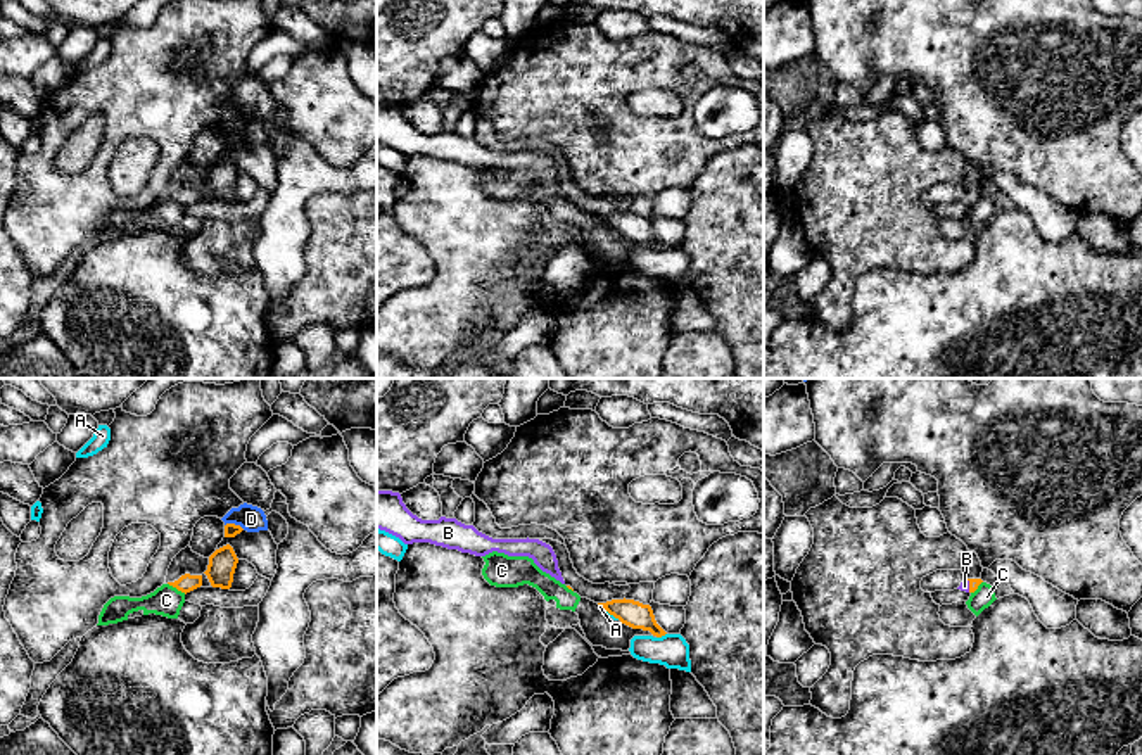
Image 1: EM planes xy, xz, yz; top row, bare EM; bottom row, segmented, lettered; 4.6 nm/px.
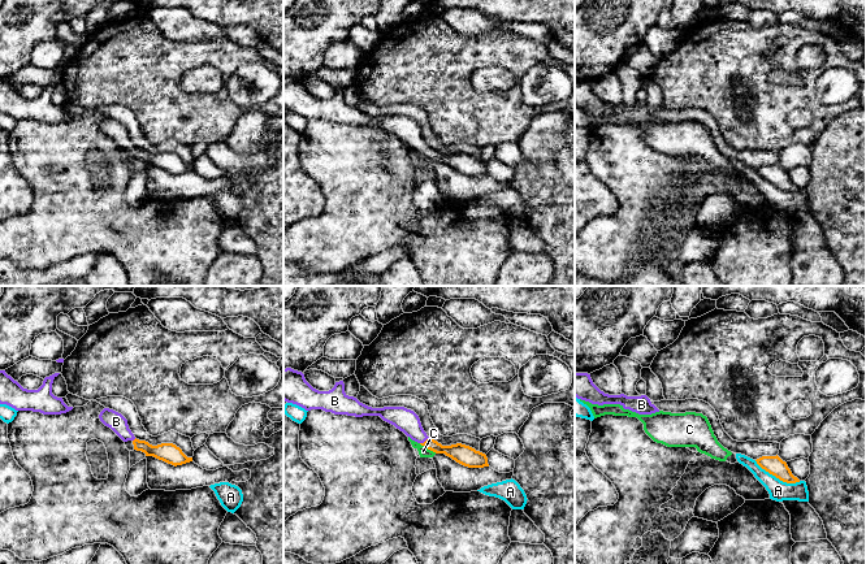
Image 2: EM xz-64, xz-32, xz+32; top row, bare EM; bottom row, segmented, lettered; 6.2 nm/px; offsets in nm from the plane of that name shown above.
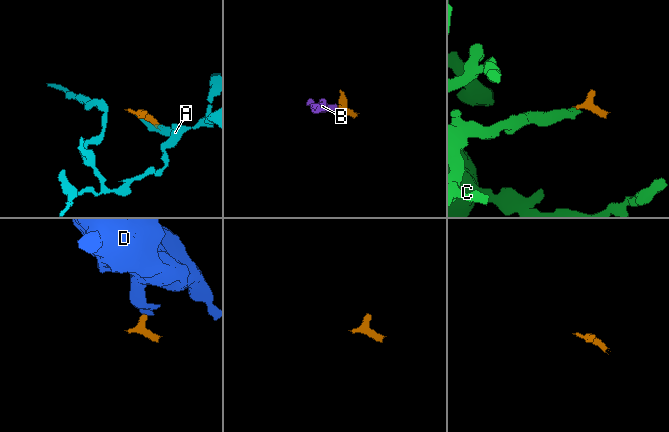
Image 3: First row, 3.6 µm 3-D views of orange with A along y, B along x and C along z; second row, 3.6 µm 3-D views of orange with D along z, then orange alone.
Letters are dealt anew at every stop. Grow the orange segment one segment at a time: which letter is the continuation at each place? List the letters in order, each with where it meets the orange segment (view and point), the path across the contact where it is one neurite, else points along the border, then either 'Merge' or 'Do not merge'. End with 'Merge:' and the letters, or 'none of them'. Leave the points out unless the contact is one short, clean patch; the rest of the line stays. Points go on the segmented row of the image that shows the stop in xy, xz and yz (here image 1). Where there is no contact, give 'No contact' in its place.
A: Touches orange at xz (660, 636). Boundary: xz (666, 633), (657, 638). Do not merge
B: Touches orange at yz (970, 586). Path across: yz (973, 583), (970, 586), (964, 586). Merge
C: Touches orange at xy (177, 588). Boundary: xy (168, 583), (185, 593). Do not merge
D: Touches orange at xy (234, 524). Boundary: xy (225, 524), (239, 524), (244, 529). Do not merge
Merge: B

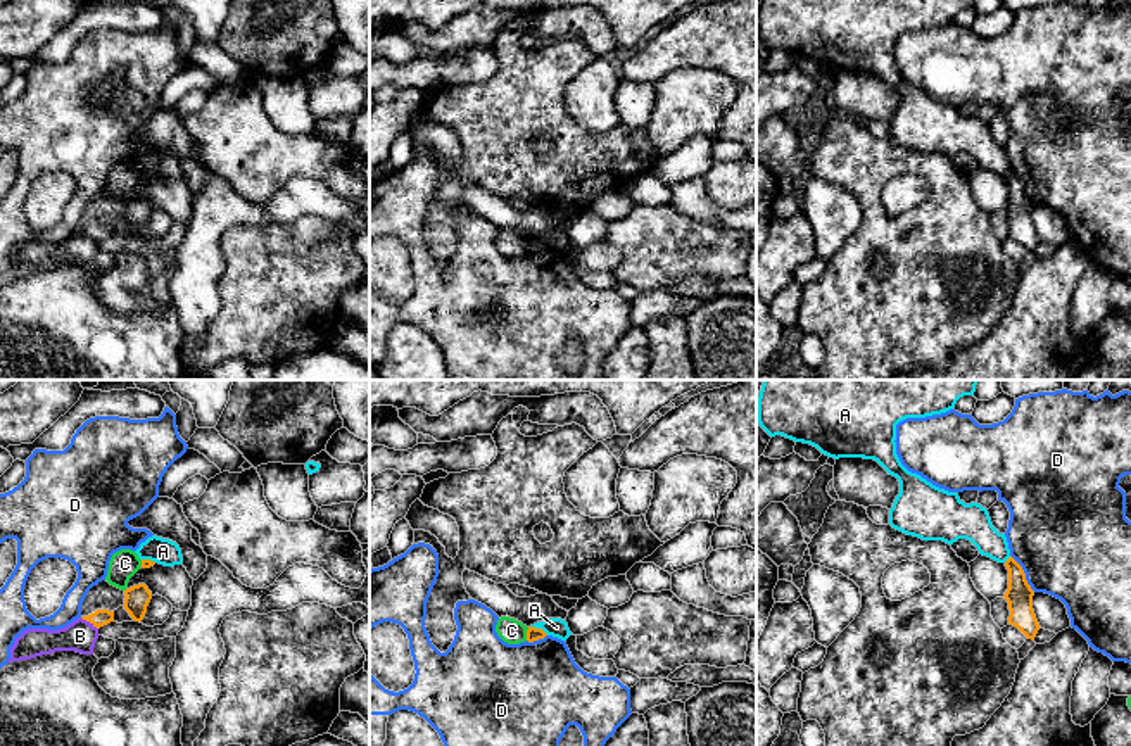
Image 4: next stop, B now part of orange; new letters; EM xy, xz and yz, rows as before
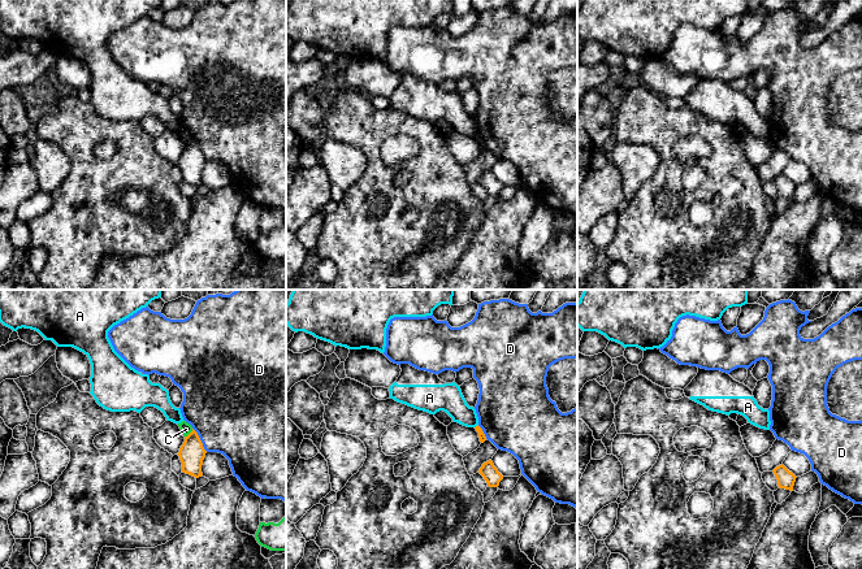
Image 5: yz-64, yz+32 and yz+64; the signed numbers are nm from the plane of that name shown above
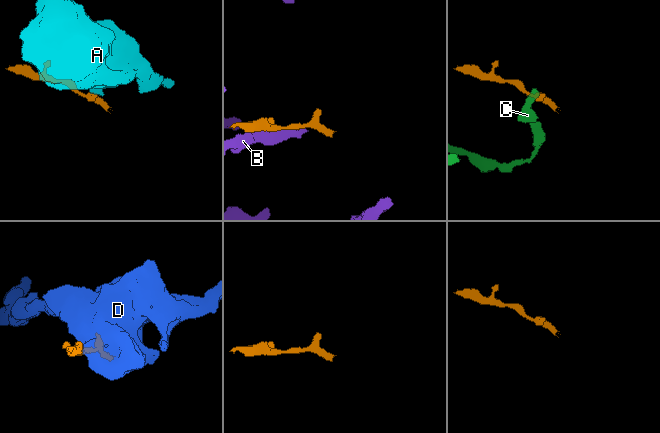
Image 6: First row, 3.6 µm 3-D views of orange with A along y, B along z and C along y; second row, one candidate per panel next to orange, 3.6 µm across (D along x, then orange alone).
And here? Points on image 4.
A: Touches orange at xz (539, 629). Boundary: xz (530, 625), (541, 627), (548, 634). Do not merge
B: Touches orange at xy (90, 622). Do not merge
C: Touches orange at xz (527, 634). Boundary: xz (529, 627), (525, 639). Do not merge
D: Touches orange at yz (1024, 574). Do not merge
Merge: none of them

